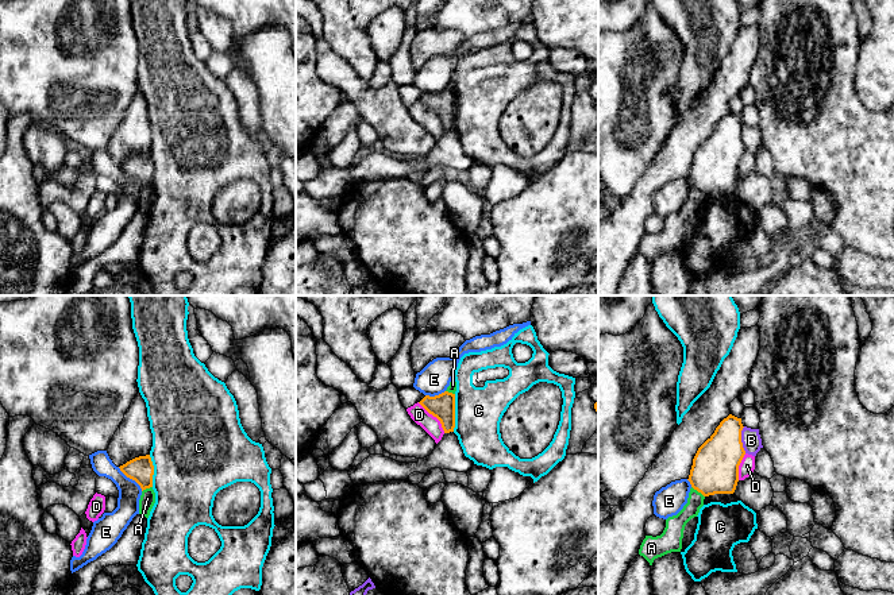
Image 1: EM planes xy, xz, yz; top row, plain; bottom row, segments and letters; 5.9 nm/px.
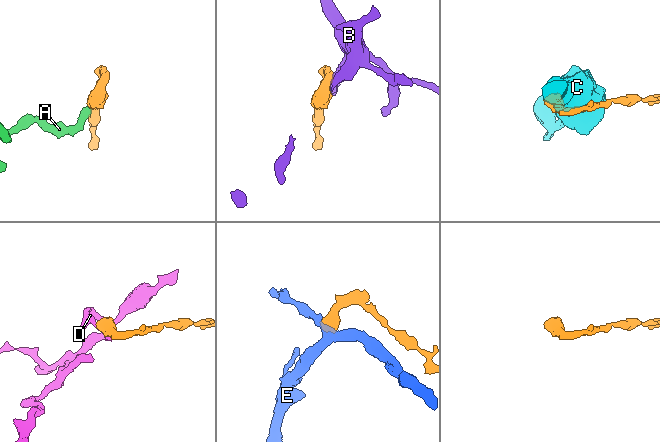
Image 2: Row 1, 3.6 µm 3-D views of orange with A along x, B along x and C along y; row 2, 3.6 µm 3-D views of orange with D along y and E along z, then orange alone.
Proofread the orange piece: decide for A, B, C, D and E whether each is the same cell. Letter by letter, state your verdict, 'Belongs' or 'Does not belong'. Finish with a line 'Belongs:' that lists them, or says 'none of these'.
A: Does not belong
B: Does not belong
C: Does not belong
D: Does not belong
E: Does not belong
Belongs: none of these

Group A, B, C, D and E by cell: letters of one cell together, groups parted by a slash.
A / B / C / D / E

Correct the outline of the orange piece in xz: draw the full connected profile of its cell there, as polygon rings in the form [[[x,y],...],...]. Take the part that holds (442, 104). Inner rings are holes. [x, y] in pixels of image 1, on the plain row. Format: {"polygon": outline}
{"polygon": [[[444,89],[435,94],[425,93],[419,101],[440,119],[444,131],[454,130],[455,92]]]}

